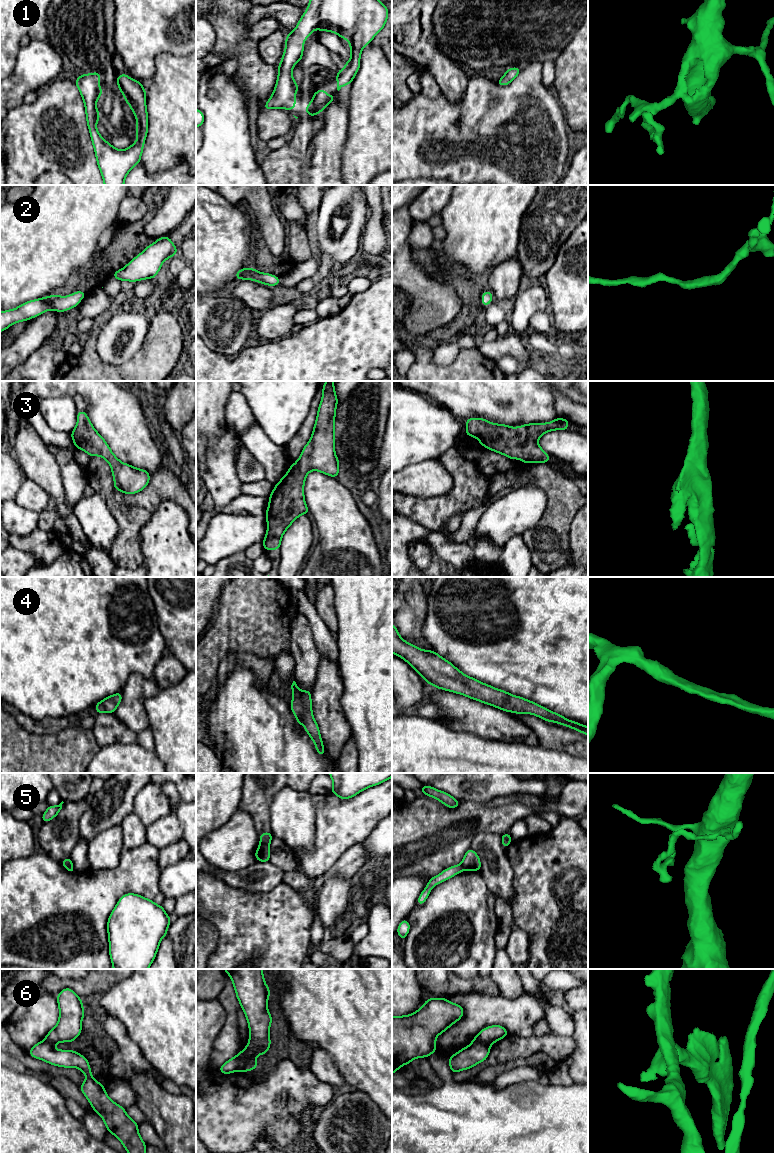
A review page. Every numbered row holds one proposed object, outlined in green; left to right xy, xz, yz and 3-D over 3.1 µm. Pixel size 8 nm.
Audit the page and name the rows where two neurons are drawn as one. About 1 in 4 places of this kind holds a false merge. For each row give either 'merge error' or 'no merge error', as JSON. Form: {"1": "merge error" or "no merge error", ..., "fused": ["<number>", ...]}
{"1": "no merge error", "2": "no merge error", "3": "no merge error", "4": "no merge error", "5": "merge error", "6": "merge error", "fused": ["5", "6"]}

